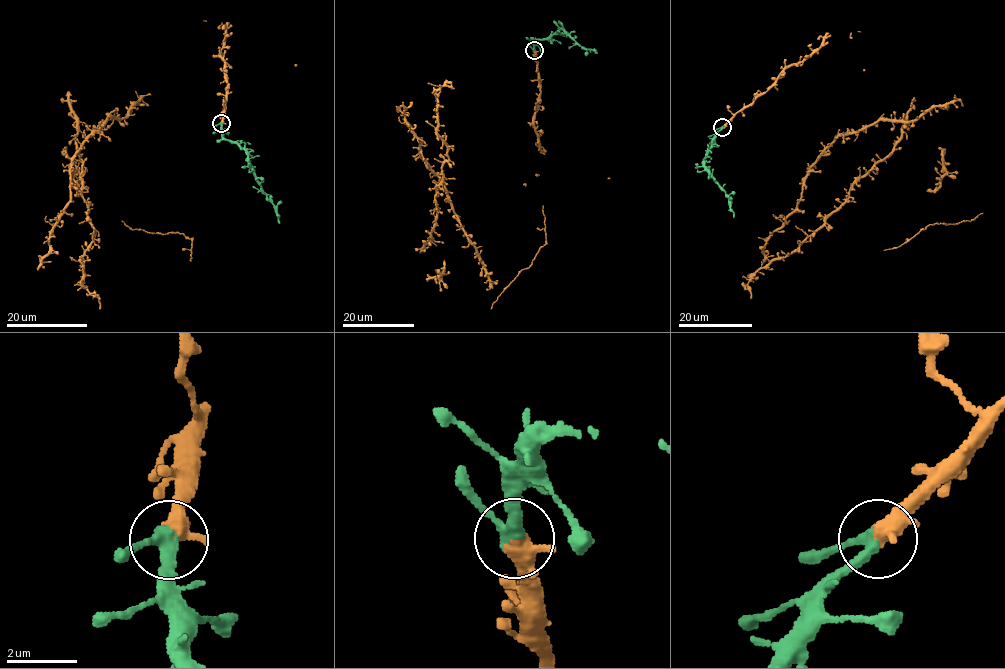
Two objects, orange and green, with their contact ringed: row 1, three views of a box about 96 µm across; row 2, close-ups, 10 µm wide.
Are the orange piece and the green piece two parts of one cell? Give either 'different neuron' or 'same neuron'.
same neuron

